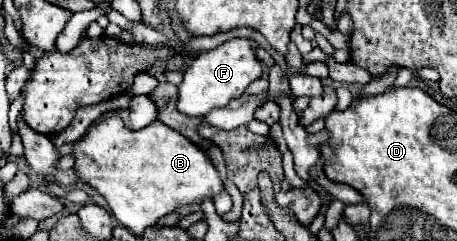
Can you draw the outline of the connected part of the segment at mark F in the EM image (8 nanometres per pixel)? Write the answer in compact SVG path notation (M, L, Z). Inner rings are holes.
M229 39L223 45L203 51L193 59L193 63L185 69L183 81L179 85L179 97L177 97L177 109L191 117L201 117L209 113L213 107L225 107L231 99L237 99L243 95L247 85L261 77L263 69L253 53L255 41L251 39Z

